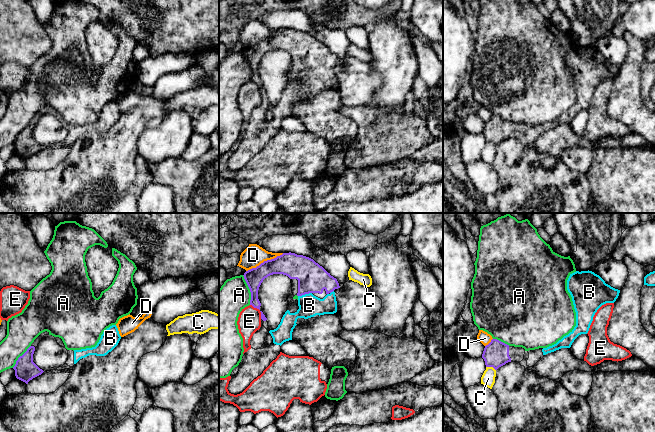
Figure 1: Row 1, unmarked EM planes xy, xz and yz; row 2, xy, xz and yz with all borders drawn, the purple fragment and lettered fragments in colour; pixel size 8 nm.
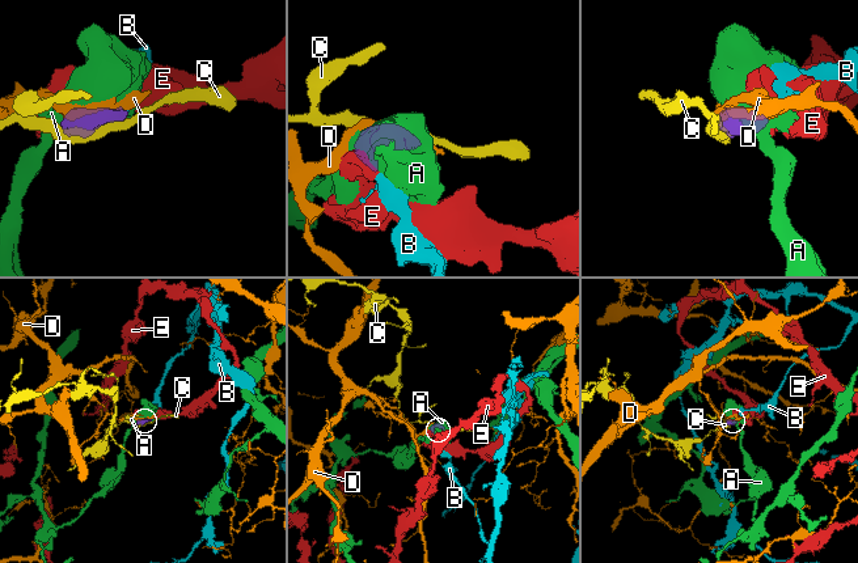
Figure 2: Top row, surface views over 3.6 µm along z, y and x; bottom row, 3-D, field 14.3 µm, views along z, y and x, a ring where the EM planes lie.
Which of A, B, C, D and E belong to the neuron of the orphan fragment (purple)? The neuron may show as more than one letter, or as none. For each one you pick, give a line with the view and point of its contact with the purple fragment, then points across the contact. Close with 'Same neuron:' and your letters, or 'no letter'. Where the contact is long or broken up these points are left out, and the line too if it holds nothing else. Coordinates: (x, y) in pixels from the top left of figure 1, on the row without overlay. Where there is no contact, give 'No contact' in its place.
B: Touches purple at xz (304, 70)
Same neuron: B

